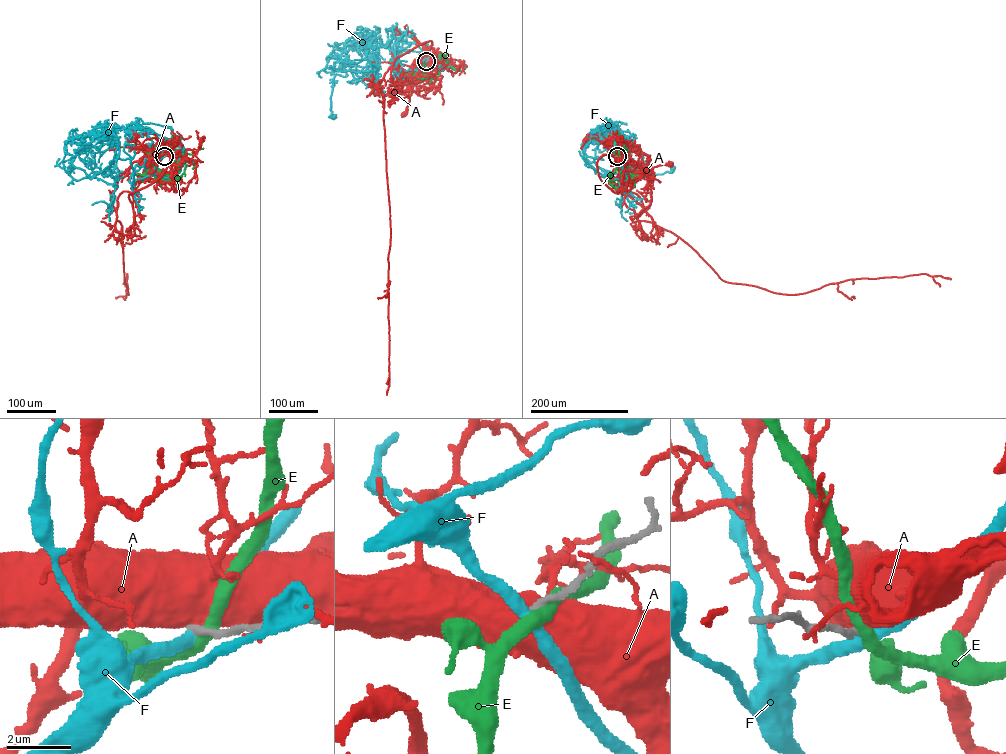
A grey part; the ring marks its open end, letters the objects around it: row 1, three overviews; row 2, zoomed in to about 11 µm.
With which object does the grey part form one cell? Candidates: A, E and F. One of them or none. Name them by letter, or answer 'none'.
none

